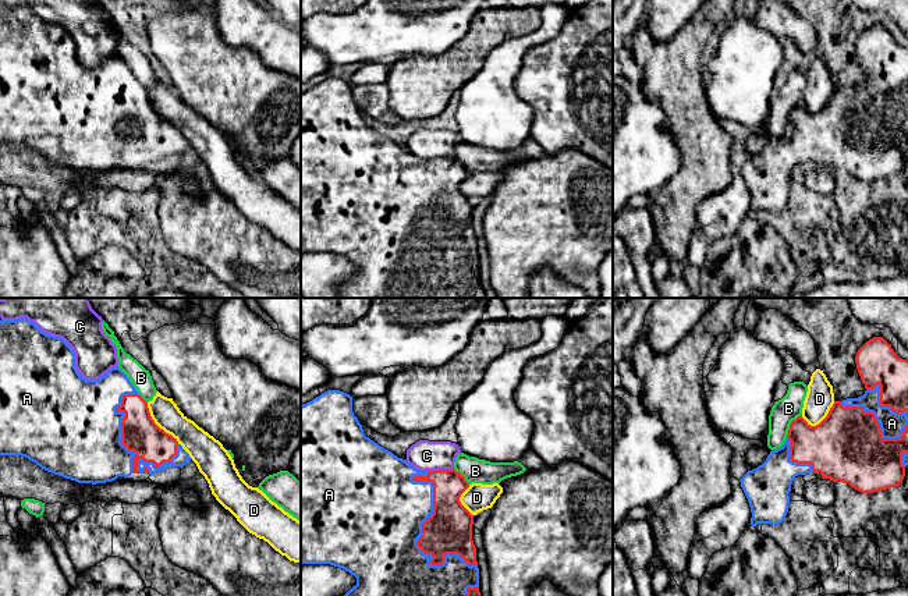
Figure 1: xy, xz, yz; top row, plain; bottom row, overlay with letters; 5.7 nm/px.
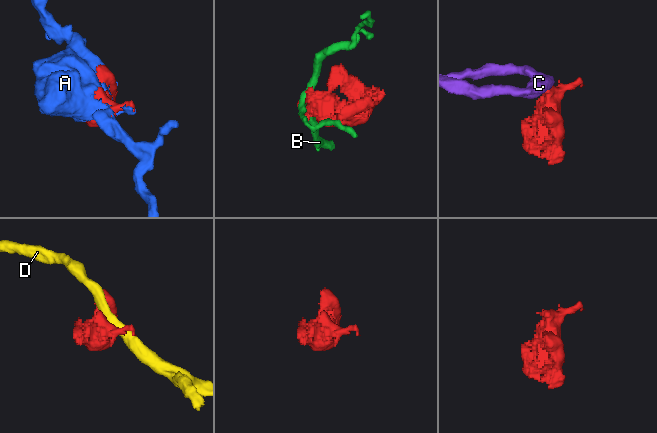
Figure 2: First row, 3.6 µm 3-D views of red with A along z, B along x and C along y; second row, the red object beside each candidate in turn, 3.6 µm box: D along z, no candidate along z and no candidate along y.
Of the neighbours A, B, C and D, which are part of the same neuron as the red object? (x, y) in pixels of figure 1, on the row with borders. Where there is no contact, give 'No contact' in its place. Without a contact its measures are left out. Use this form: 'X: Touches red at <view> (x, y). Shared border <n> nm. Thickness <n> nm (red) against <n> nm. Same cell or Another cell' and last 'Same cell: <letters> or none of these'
A: Touches red at xz (418, 539). Shared border 650 nm. Thickness 280 nm (red) against 480 nm. Same cell
B: Touches red at yz (790, 425). Shared border 170 nm. Thickness 280 nm (red) against 150 nm. Another cell
C: Touches red at xz (440, 469). Shared border 150 nm. Thickness 180 nm (red) against 180 nm. Another cell
D: Touches red at xy (156, 425). Shared border 300 nm. Thickness 220 nm (red) against 160 nm. Another cell
Same cell: A

